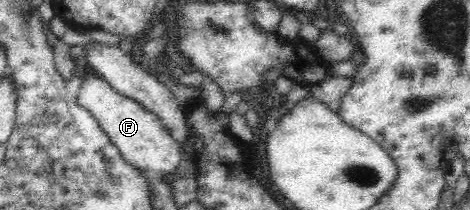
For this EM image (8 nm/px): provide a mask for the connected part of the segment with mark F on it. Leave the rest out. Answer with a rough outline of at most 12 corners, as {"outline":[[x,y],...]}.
{"outline":[[94,72],[76,99],[128,165],[160,178],[182,144]]}

